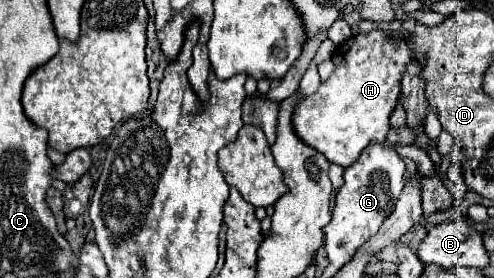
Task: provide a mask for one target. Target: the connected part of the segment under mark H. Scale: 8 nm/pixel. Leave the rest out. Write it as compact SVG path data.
M370 31L370 33L358 33L352 35L348 41L336 47L334 51L334 73L320 83L318 91L314 95L304 97L294 107L292 125L296 135L310 147L314 147L318 153L324 153L324 157L330 163L336 163L340 167L352 165L362 149L370 141L386 141L386 133L390 129L390 113L398 103L400 97L400 77L404 73L404 67L412 61L414 51L406 45L406 41L388 39L384 31Z

